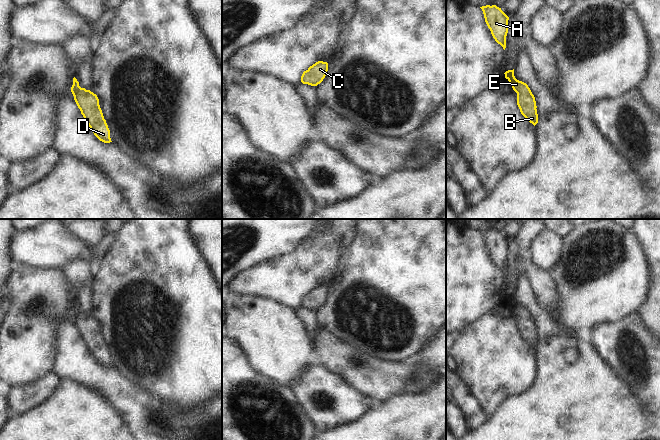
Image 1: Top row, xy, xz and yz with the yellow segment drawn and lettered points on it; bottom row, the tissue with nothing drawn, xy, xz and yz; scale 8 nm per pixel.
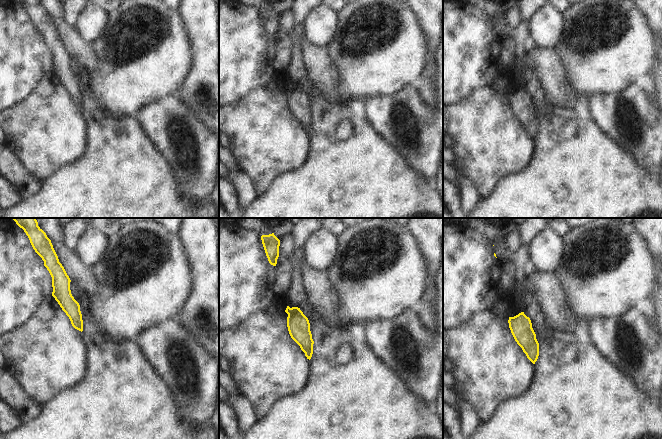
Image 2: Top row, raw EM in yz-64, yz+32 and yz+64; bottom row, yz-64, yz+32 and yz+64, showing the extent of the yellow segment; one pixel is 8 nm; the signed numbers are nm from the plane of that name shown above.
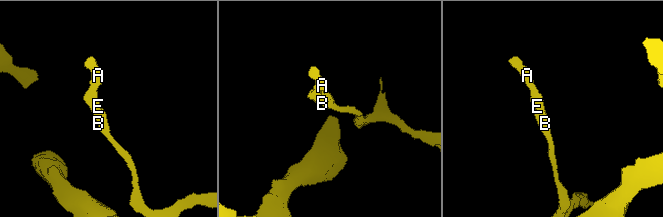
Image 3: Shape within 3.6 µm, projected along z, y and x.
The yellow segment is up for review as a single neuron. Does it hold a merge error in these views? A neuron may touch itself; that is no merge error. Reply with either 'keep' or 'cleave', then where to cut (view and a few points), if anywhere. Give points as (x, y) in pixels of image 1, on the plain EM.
keep; no cut

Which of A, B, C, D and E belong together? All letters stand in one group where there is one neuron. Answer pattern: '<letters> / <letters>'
A B C D E

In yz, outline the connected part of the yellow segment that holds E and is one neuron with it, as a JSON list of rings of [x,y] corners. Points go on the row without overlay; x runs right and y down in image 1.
[[[514,293],[508,294],[504,298],[513,314],[517,317],[517,329],[521,338],[535,350],[538,347],[537,330],[530,312],[526,307],[515,302]]]

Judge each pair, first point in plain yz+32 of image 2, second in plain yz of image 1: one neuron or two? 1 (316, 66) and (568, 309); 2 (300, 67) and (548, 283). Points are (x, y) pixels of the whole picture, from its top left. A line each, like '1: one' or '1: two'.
1: two
2: two

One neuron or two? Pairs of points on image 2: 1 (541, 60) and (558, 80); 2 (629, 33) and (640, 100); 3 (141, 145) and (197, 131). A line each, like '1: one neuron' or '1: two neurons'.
1: one neuron
2: two neurons
3: two neurons

